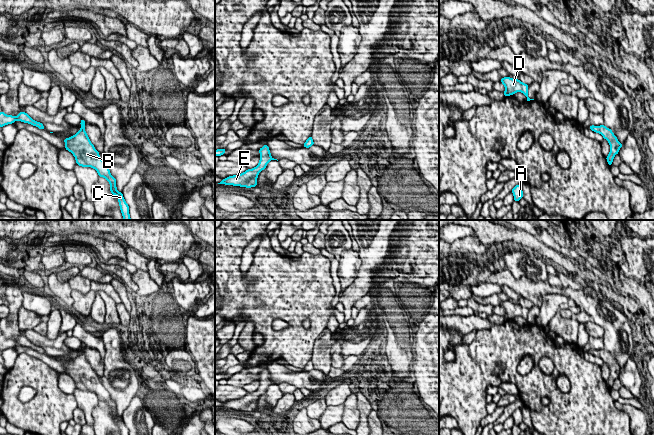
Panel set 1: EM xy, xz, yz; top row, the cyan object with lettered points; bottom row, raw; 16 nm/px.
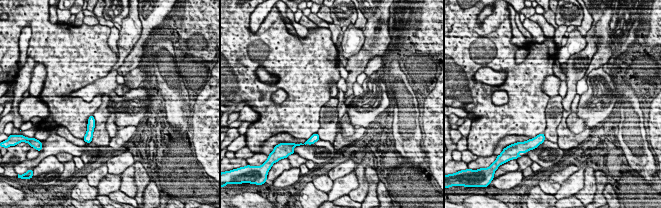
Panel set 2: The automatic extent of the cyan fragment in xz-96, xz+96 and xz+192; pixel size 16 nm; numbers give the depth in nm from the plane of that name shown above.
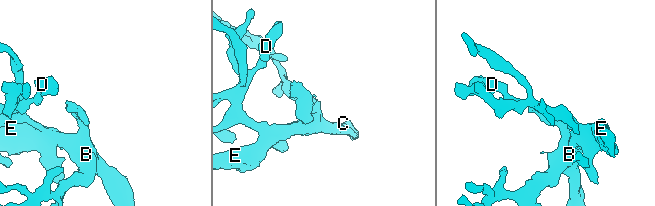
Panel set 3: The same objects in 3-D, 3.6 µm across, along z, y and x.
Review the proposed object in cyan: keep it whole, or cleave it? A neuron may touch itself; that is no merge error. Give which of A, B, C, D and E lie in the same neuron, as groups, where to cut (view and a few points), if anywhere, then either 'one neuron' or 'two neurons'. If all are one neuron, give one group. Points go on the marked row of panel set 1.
A B C D E | no cut | one neuron

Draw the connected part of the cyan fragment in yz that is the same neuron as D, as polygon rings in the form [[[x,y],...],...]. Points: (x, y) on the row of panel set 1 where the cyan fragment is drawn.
[[[502,77],[500,81],[505,86],[505,91],[503,92],[505,97],[514,95],[516,92],[522,92],[527,98],[527,101],[534,100],[528,97],[529,85],[522,83],[518,79],[512,79],[511,77]]]

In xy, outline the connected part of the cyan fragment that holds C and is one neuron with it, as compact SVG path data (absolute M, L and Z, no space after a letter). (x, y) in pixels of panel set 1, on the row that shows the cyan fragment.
M81 119L81 129L73 136L65 138L65 149L73 154L76 159L76 164L82 167L94 168L99 177L105 178L110 183L110 191L114 196L118 197L120 210L123 220L131 220L129 214L129 206L126 203L123 192L119 193L116 187L116 179L110 173L109 168L105 165L104 161L91 143L85 131L84 119Z

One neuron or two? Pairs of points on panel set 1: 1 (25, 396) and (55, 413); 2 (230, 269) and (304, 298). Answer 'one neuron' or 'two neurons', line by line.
1: two neurons
2: one neuron

